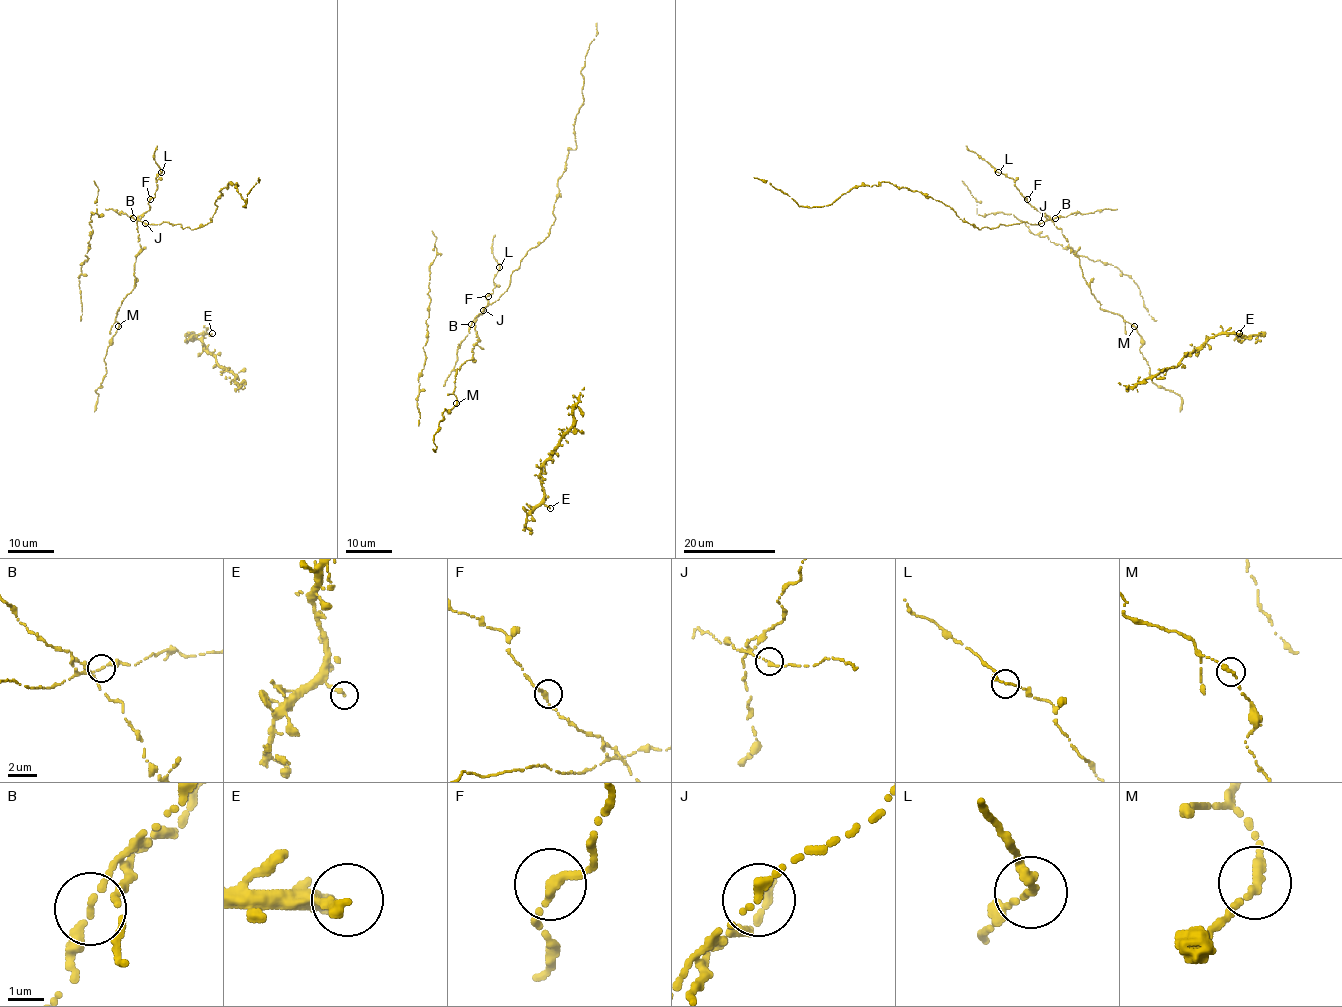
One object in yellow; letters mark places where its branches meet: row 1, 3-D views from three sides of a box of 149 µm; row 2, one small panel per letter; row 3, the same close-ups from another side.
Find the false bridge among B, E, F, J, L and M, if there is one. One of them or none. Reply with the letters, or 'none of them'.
none of them

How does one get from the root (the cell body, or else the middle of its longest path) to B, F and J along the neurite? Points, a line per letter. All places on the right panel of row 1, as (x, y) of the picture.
B: (1136, 330), (1122, 316), (1100, 308), (1082, 276), (1079, 258), (1069, 247), (1062, 230), (1050, 219), (1055, 218)
F: (1136, 330), (1122, 316), (1100, 308), (1062, 230), (1027, 199)
J: (1136, 330), (1122, 316), (1100, 308), (1082, 276), (1079, 258), (1069, 247), (1062, 230), (1050, 219), (1041, 223)

